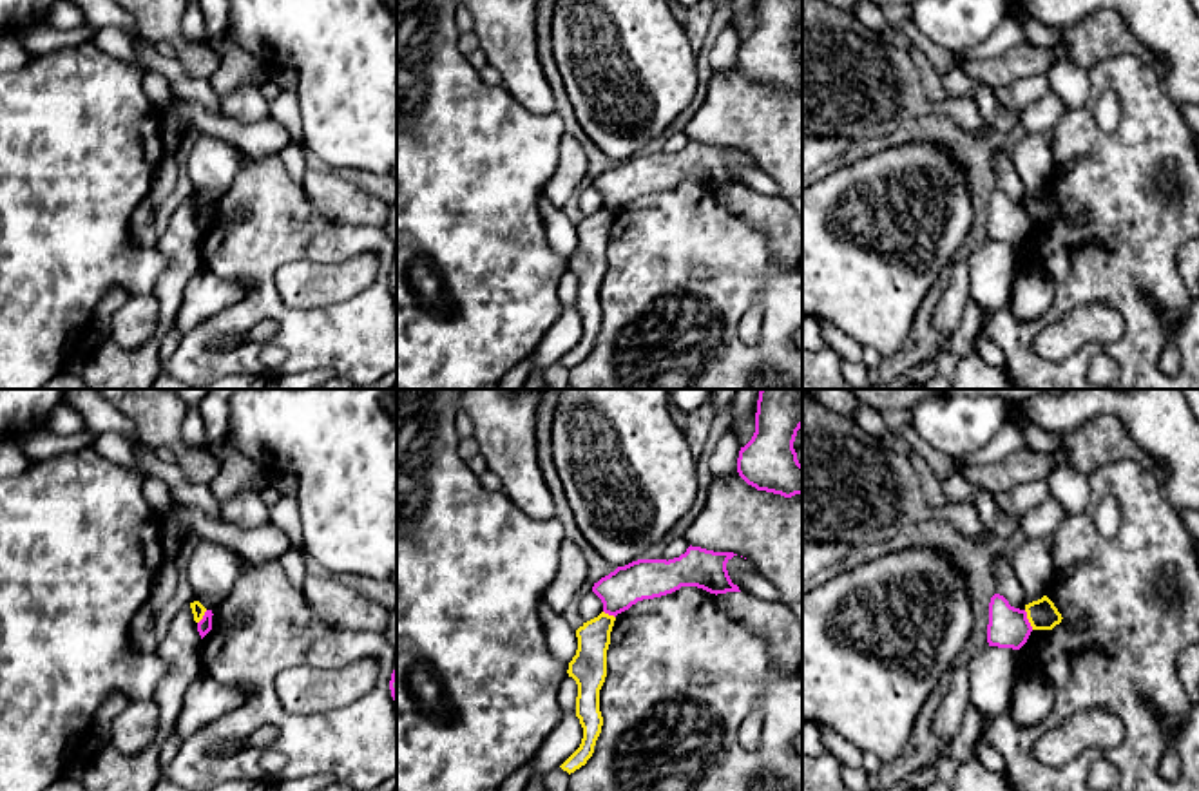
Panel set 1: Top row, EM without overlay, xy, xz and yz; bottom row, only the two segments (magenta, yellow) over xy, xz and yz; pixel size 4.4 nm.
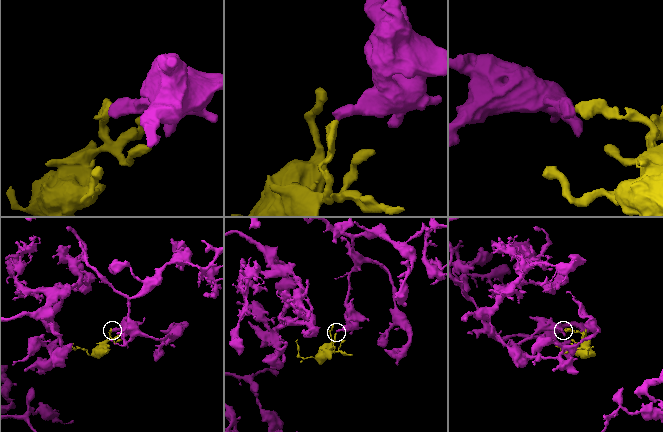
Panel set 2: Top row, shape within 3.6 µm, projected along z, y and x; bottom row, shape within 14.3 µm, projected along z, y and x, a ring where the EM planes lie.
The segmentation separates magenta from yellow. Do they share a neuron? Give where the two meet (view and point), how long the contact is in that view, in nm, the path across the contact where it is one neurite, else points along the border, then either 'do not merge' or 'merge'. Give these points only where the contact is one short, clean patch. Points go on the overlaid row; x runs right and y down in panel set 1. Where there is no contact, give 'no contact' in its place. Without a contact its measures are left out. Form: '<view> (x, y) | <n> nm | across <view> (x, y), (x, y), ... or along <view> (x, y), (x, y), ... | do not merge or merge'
yz (1027, 619) | 100 nm | along yz (1024, 610), (1033, 628) | do not merge

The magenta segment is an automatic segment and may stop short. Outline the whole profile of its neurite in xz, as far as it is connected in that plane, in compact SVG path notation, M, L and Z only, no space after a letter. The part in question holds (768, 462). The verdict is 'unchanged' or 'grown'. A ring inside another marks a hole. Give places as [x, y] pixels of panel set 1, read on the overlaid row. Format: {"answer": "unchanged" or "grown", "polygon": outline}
{"answer": "unchanged", "polygon": "M761 389L755 433L739 451L739 476L757 491L802 494L802 465L793 449L801 427L802 389Z"}

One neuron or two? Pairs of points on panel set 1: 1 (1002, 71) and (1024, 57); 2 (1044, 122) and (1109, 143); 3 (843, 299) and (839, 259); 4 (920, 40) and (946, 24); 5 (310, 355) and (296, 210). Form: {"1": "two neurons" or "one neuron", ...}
{"1": "one neuron", "2": "two neurons", "3": "one neuron", "4": "two neurons", "5": "one neuron"}

